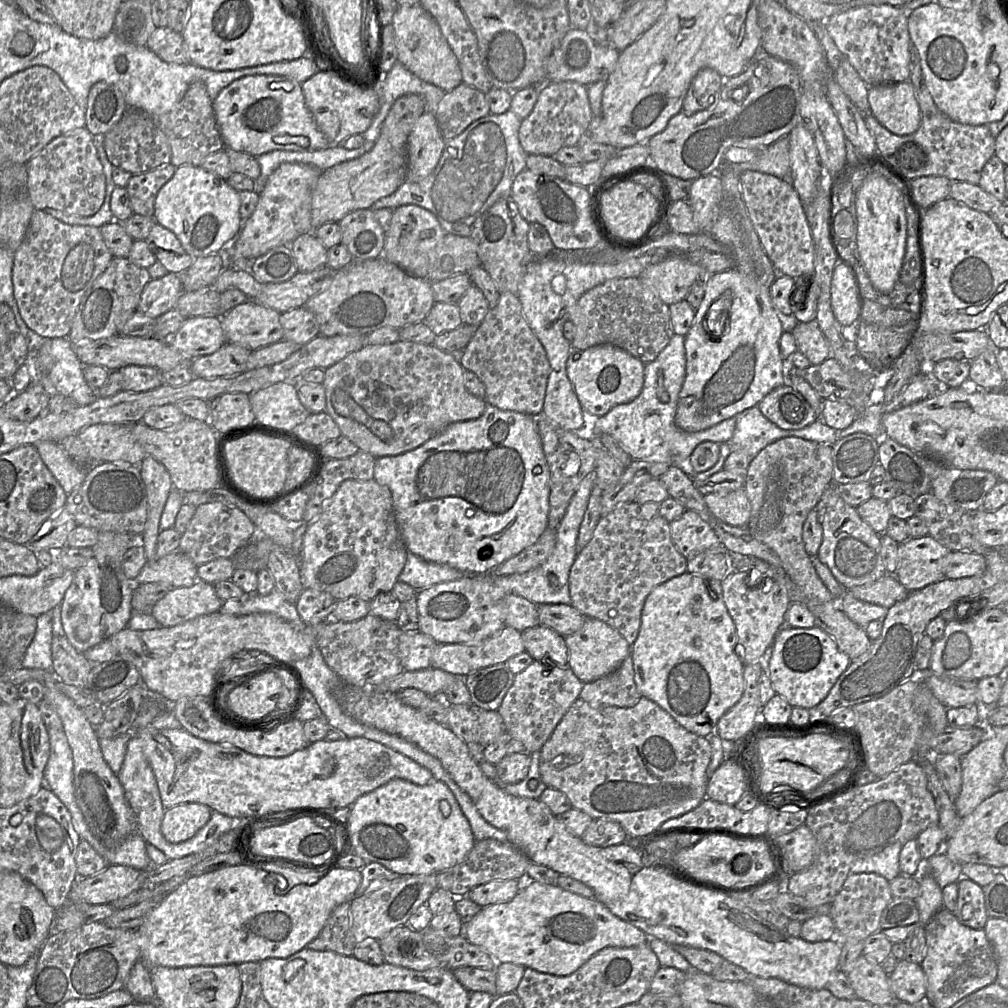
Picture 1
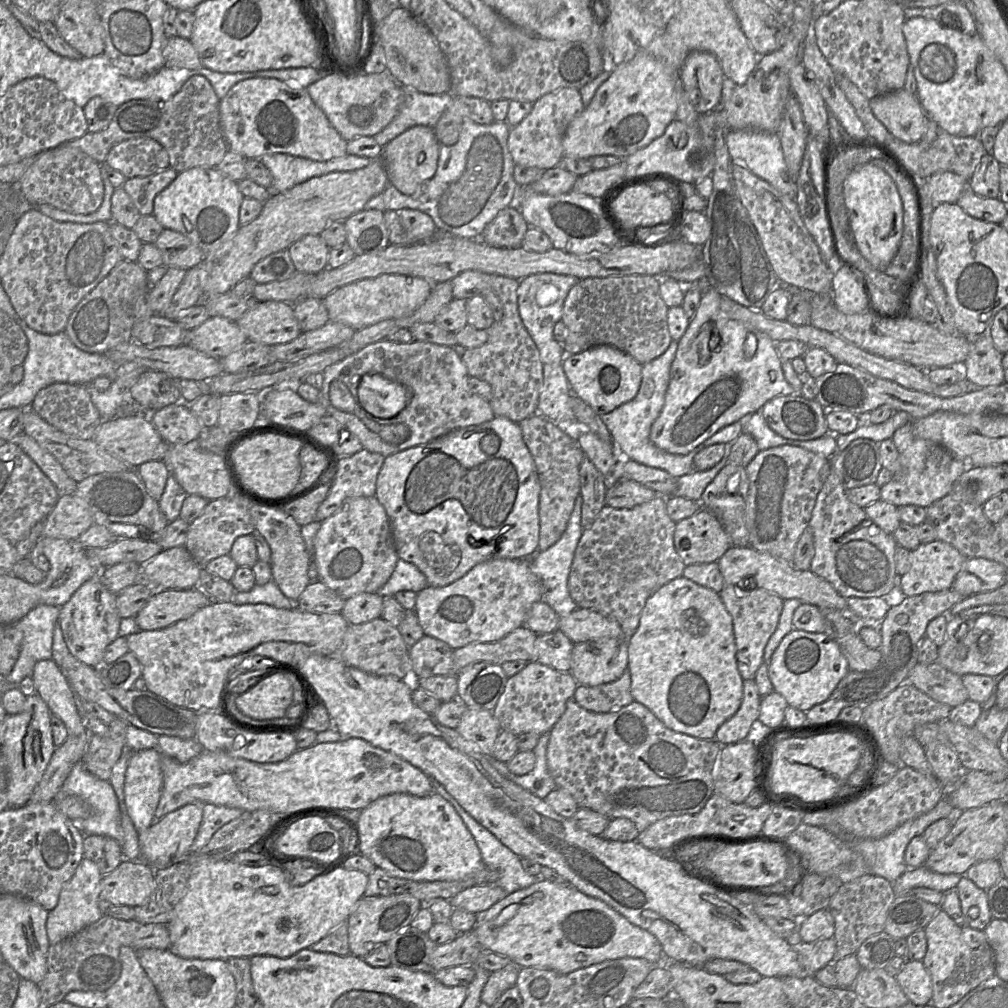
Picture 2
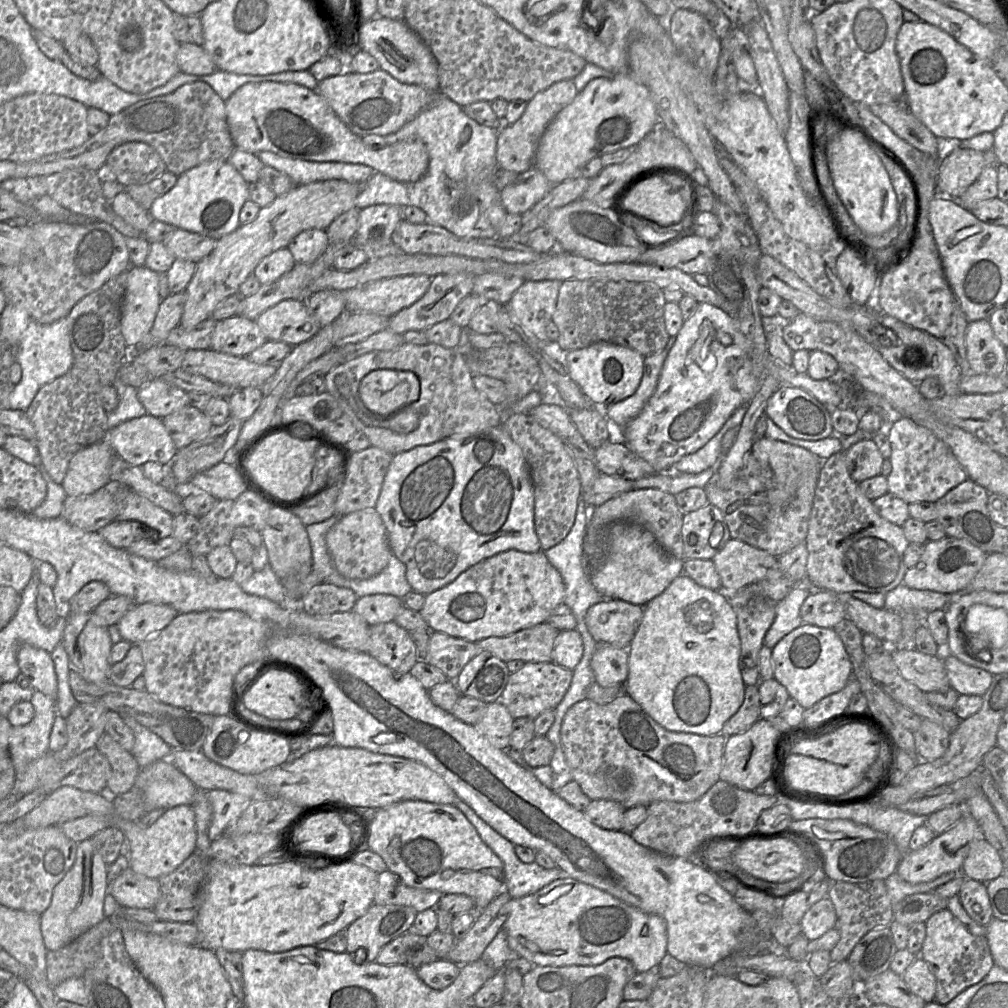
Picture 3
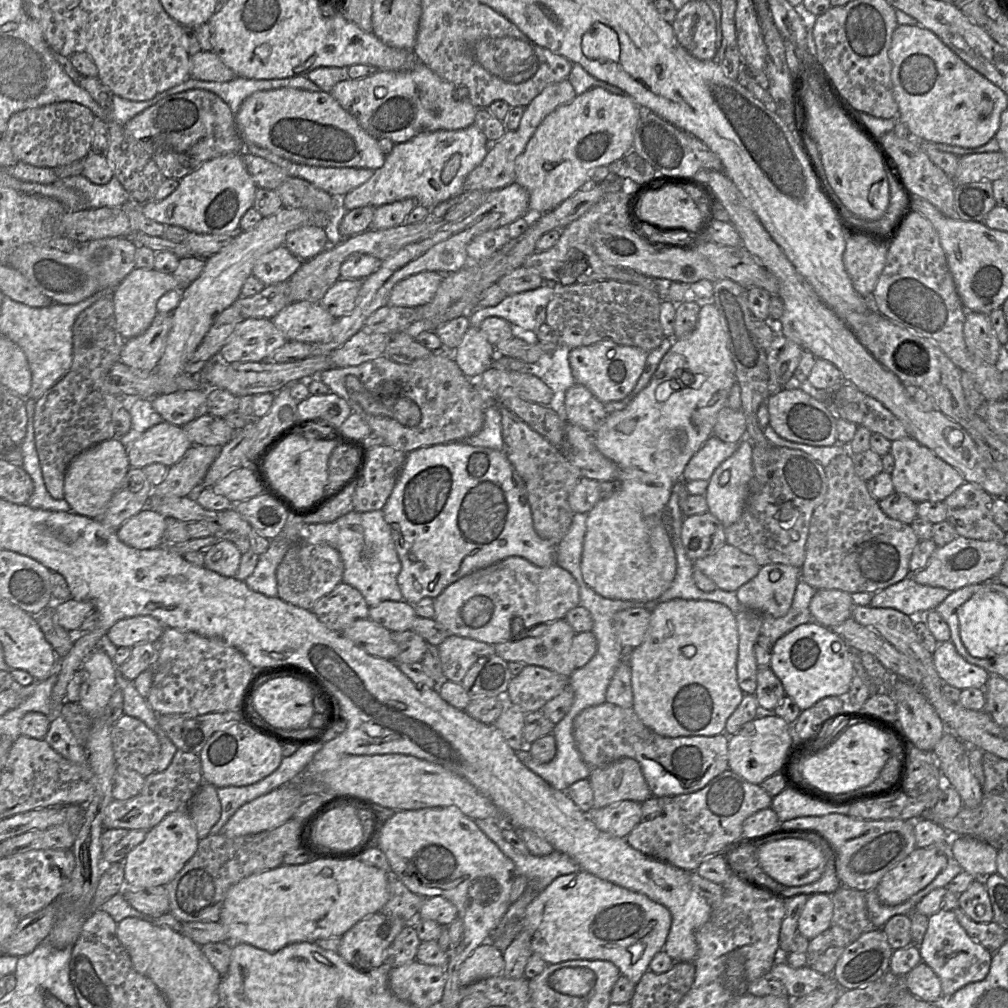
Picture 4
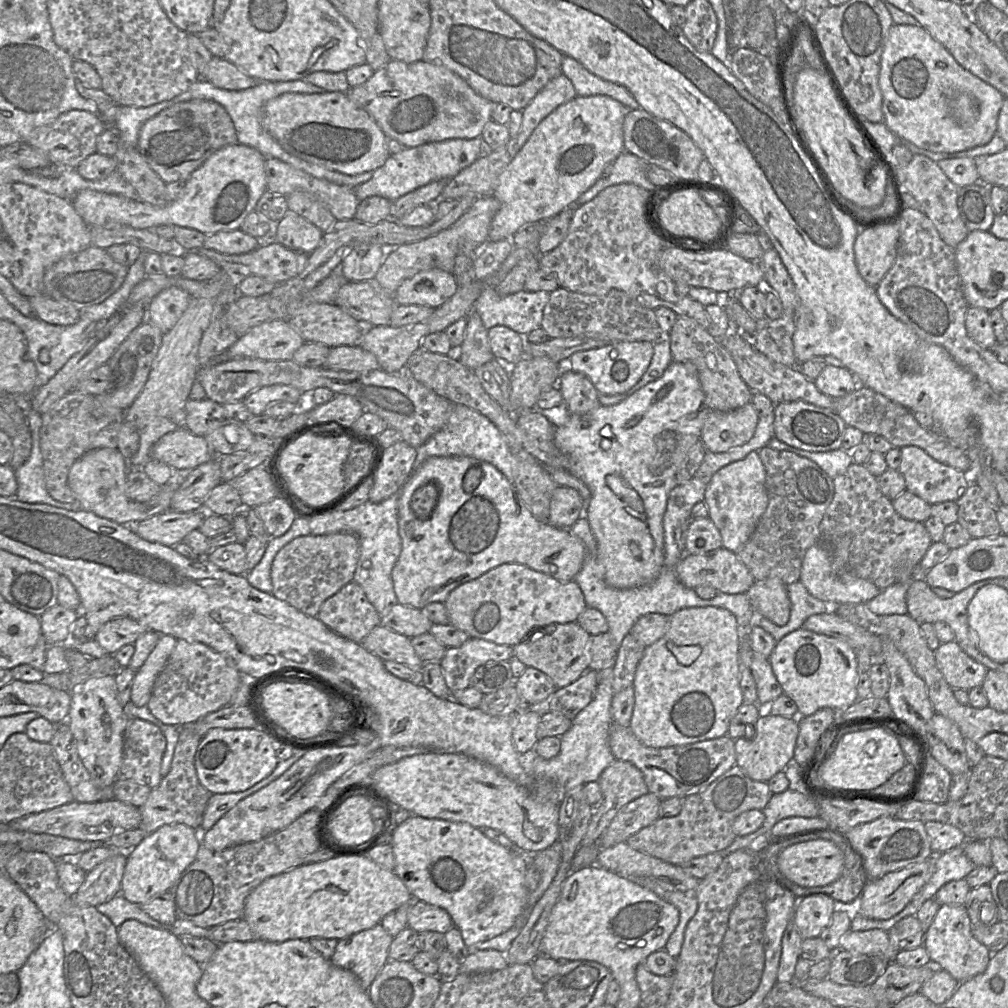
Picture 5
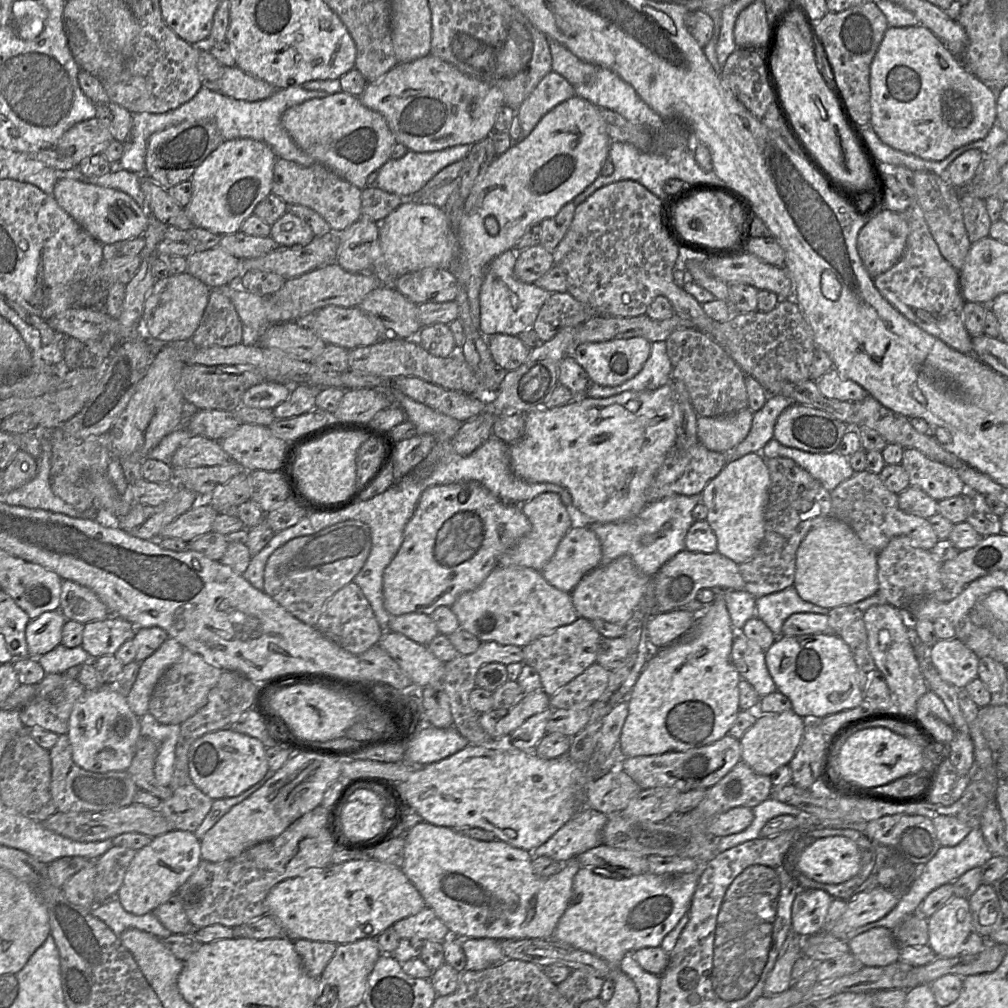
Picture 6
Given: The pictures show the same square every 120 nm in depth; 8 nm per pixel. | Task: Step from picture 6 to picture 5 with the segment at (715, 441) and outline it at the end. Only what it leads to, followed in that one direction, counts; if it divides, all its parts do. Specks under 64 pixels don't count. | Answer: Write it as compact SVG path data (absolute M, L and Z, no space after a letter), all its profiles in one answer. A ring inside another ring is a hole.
M751 403L728 412L712 410L704 420L701 442L706 451L727 452L753 437L758 420L758 413Z

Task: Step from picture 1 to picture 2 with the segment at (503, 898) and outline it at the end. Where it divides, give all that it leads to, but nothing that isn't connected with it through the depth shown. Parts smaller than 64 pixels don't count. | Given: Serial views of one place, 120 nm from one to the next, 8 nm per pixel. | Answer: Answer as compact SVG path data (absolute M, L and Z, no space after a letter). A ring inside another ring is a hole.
M498 883L481 884L459 892L449 901L454 909L463 909L478 914L488 910L507 895Z

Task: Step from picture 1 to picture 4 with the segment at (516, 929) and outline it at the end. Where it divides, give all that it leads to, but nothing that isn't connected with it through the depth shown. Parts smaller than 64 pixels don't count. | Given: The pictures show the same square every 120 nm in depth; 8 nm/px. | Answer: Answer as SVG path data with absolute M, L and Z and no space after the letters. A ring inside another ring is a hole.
M586 871L557 877L527 906L522 929L531 931L534 954L548 965L568 960L606 960L637 985L670 931L669 910L646 895Z

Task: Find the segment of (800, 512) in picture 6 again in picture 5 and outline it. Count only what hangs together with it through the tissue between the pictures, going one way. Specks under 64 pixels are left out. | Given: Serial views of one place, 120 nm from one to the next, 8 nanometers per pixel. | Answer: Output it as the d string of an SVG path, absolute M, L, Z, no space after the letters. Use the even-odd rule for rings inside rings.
M768 445L758 450L766 471L769 503L753 534L744 546L734 552L747 566L756 581L779 578L785 585L800 580L801 567L807 550L819 543L820 524L834 497L833 479L815 462L789 451L779 451Z

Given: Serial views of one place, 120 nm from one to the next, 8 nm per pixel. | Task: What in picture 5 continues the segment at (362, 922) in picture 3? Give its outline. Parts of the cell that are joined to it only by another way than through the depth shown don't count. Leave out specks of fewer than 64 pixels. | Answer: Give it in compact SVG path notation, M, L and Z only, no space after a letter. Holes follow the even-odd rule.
M380 922L370 929L340 939L330 961L352 971L362 986L368 989L389 960L393 939Z

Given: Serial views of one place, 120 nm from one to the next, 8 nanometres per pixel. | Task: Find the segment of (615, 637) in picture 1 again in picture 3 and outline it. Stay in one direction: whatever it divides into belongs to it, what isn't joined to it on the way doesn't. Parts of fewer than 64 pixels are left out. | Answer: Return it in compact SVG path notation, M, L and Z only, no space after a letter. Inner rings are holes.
M598 644L590 665L595 683L600 686L624 685L628 675L627 648Z

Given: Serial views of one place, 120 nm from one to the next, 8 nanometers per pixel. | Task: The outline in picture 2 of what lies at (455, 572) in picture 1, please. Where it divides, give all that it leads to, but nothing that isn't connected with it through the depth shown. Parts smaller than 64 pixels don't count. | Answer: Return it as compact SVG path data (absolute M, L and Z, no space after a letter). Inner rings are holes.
M398 559L389 580L377 591L381 596L394 596L399 591L418 593L428 586L425 575L412 563Z

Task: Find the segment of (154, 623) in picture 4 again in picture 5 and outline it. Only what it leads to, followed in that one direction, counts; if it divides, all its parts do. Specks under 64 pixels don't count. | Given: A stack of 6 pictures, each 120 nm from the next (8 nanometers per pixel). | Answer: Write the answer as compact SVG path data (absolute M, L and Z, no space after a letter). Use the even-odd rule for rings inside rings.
M116 618L105 623L94 640L107 652L114 655L123 646L133 644L147 629L131 618Z

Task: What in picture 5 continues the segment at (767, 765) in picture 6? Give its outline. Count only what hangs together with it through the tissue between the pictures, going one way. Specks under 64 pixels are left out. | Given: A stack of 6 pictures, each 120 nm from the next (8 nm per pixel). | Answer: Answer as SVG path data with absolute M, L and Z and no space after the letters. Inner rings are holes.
M767 715L758 718L752 739L735 740L736 765L752 780L768 782L774 775L791 764L799 734L797 717Z

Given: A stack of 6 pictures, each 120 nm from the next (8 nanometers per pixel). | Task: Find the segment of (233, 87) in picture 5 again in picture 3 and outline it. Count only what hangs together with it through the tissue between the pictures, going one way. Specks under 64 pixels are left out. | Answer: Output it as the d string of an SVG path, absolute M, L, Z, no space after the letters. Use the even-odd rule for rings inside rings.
M193 43L180 44L176 56L180 73L205 76L217 71L217 67L202 46Z

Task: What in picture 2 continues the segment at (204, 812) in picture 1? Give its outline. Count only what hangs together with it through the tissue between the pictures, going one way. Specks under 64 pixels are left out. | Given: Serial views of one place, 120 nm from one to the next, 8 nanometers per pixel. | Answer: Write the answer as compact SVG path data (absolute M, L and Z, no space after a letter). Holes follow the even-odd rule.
M190 803L165 815L145 831L138 833L140 858L153 869L165 868L183 859L190 853L202 821L202 804Z

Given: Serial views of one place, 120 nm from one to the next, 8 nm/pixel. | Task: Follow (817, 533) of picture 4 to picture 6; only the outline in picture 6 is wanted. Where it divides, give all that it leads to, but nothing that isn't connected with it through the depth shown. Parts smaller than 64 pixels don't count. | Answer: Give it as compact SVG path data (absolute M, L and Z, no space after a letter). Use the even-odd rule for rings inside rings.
M868 470L855 472L832 492L831 515L849 524L868 547L879 553L898 536L907 537L914 547L931 551L939 541L928 519L908 514L898 505L898 494L890 491L879 474Z

